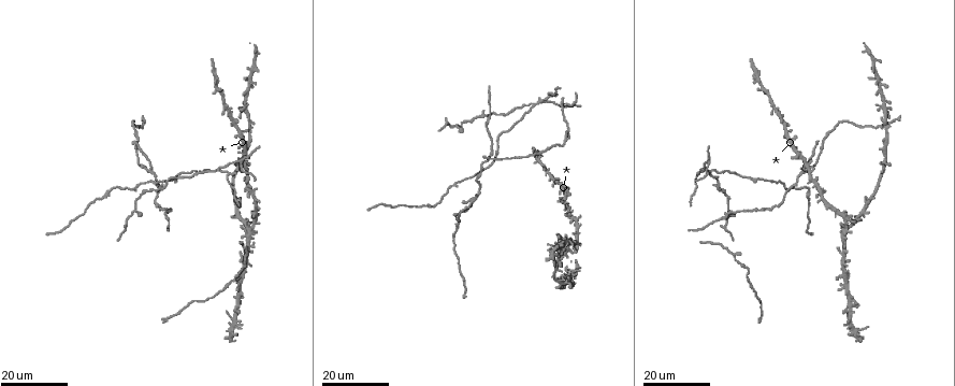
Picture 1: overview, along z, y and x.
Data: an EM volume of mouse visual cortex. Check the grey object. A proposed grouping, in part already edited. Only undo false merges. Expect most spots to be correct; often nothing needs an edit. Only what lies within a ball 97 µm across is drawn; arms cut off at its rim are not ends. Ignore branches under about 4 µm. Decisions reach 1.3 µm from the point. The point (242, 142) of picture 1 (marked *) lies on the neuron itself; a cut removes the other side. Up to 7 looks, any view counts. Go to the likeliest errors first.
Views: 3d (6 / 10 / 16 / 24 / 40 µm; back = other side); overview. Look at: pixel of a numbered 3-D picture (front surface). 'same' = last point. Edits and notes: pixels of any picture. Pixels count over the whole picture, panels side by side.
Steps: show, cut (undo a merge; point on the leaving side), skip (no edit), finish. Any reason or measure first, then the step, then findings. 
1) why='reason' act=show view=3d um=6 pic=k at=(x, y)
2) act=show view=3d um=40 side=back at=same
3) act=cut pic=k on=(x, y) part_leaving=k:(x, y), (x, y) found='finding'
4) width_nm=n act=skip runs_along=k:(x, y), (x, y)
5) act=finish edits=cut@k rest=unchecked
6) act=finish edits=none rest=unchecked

why='a fork' act=show view=3d um=24 pic=1 at=(536, 102)

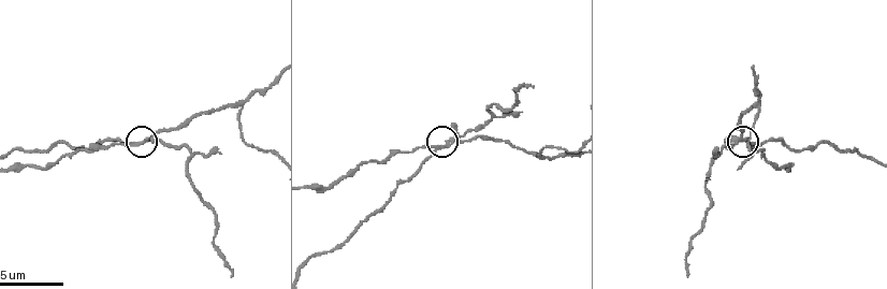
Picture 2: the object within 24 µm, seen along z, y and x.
why='zoom in' act=show view=3d um=10 pic=2 at=(132, 145)

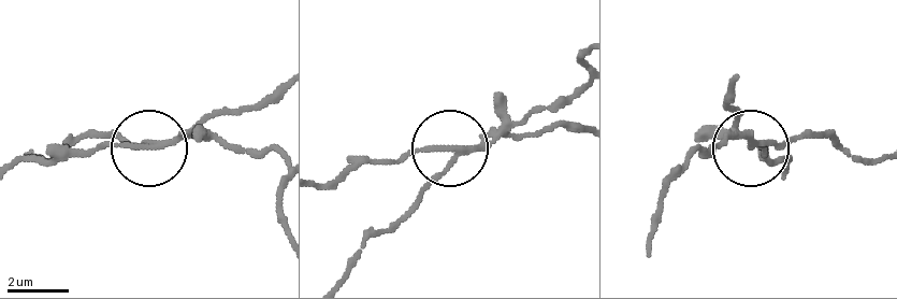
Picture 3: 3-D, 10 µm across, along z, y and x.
why='zoom in' act=show view=3d um=6 pic=3 at=(453, 149)

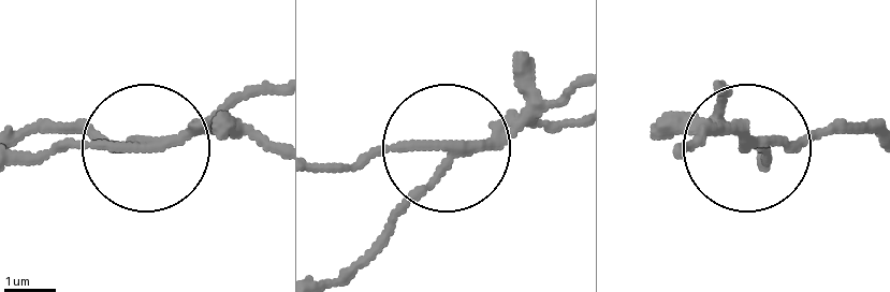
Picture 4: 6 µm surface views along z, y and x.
act=cut pic=4 on=(104, 145) part_leaving=4:(174, 140), (24, 160) found='a second neuron is stuck on'

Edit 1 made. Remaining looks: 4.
act=show view=overview

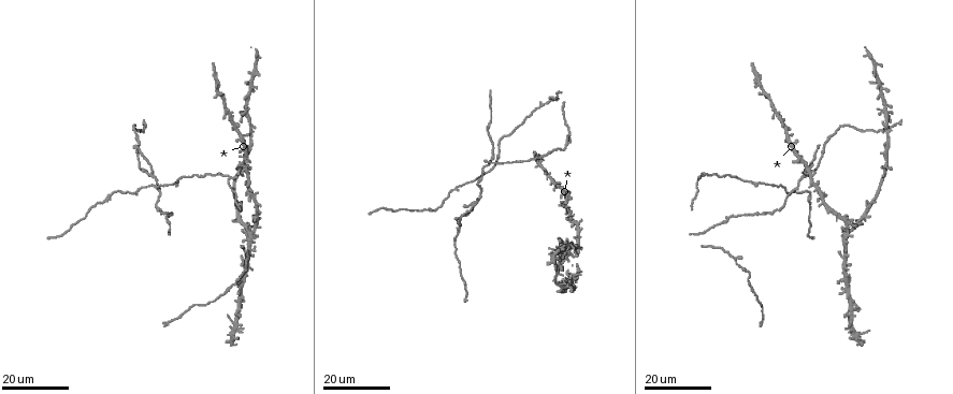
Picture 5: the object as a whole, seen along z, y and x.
why='looks like a crossing' act=show view=3d um=16 pic=5 at=(473, 204)

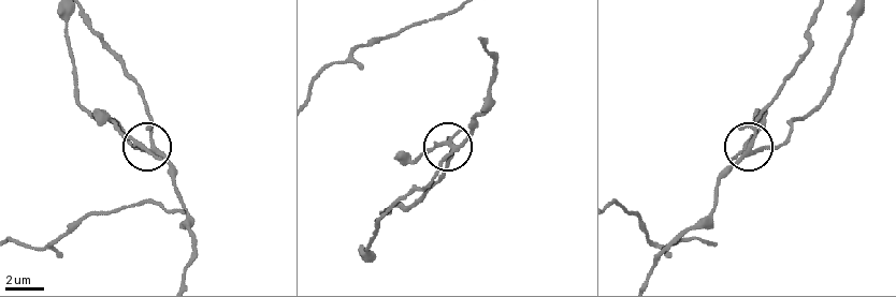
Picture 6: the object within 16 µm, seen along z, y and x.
act=show view=3d um=6 pic=6 at=(453, 146)

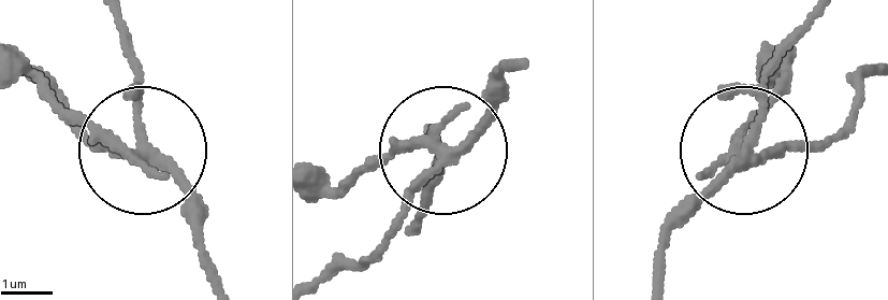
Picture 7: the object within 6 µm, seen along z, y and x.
width_nm=240 act=skip found='continuous, no second neuron'

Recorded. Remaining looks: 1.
act=finish edits=cut@4 rest=unchecked

